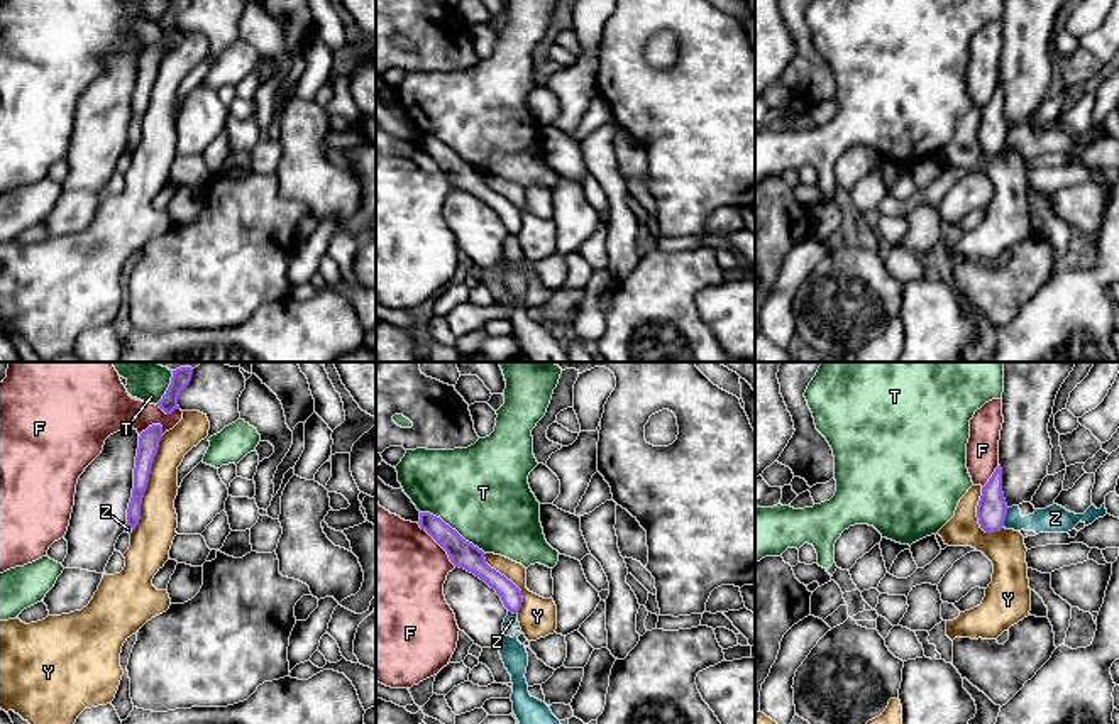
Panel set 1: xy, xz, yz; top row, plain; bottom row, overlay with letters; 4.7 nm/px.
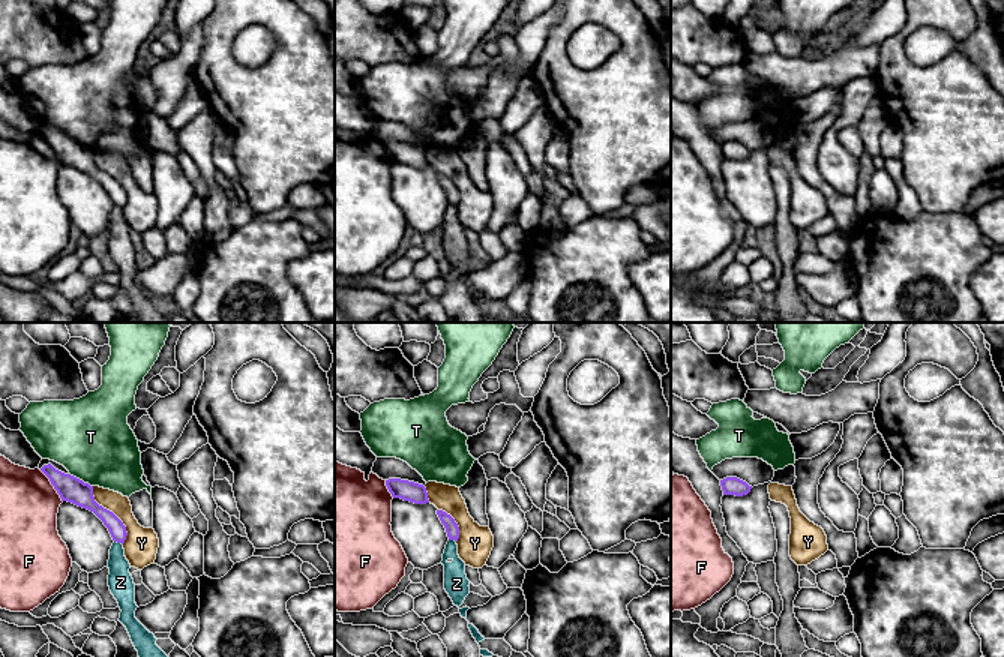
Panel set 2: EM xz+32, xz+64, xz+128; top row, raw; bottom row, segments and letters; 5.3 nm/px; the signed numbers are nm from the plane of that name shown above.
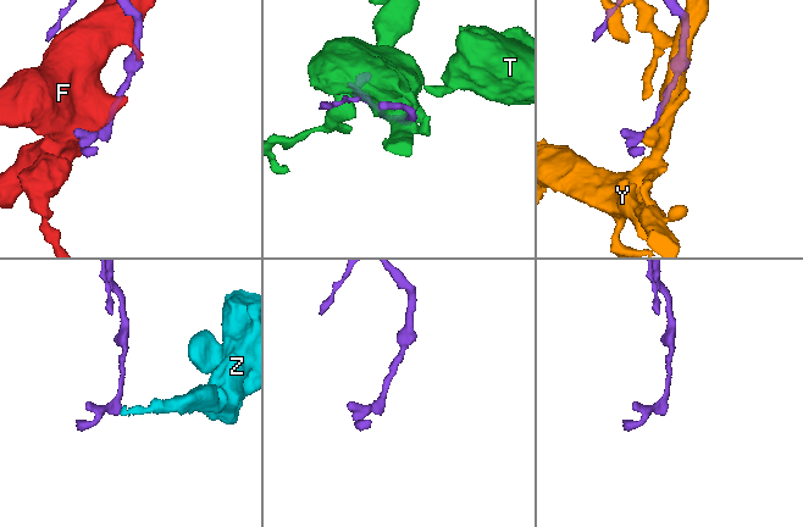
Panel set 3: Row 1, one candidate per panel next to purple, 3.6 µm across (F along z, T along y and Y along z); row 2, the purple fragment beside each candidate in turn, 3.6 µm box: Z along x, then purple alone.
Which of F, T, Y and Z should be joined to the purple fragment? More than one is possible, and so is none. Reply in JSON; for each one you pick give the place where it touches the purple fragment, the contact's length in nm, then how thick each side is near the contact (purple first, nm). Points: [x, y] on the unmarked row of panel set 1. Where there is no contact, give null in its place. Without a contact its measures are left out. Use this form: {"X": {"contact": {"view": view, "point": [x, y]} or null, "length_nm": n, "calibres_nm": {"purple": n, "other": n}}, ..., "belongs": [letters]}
{"belongs": []}

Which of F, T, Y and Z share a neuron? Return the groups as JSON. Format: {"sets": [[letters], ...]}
{"sets": [["F"], ["T"], ["Y"], ["Z"]]}

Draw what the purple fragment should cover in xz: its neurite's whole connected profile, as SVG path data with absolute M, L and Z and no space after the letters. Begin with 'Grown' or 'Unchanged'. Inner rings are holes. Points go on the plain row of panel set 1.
Unchanged. M420 134L420 149L425 151L449 176L450 183L484 201L501 218L508 233L521 228L521 211L486 184L484 173L466 162L455 151L430 134Z

